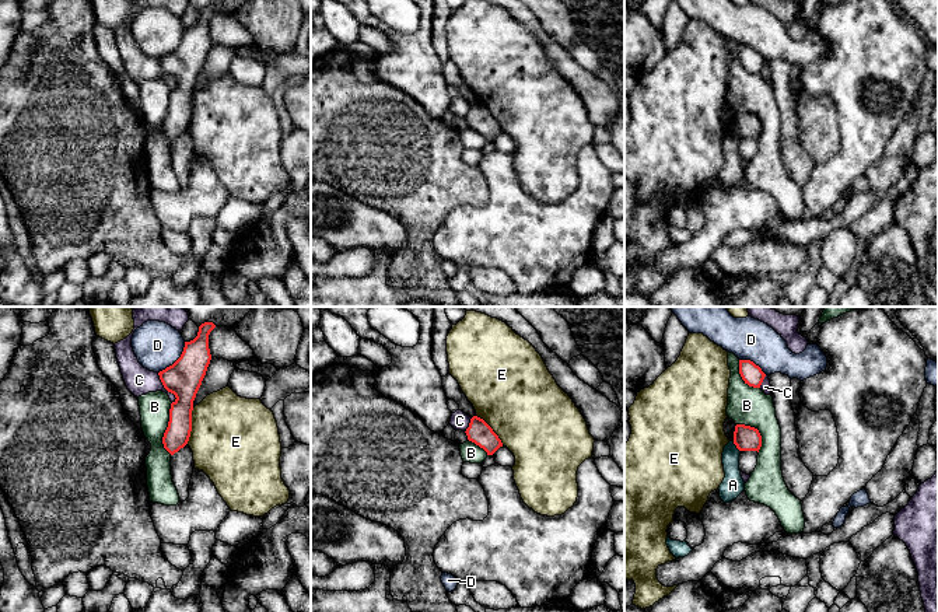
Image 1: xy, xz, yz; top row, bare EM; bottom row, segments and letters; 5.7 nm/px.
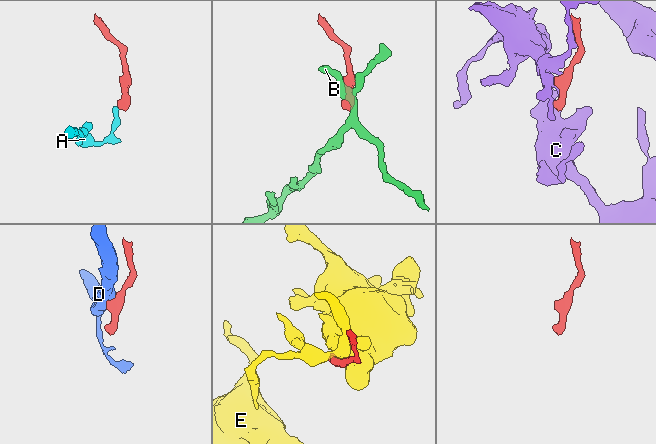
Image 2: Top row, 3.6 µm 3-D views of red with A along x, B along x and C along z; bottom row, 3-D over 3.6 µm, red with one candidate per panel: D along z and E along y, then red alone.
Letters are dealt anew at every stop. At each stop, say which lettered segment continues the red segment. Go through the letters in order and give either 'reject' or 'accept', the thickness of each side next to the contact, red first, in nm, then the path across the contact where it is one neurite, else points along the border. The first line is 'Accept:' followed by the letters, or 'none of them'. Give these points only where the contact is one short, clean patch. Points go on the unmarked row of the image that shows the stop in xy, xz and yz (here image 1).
Accept: none of them
A: reject | 140/130 nm | along yz (732, 128), (739, 137)
B: reject | 140/180 nm
C: reject | 200/160 nm
D: reject | 200/280 nm | along xy (185, 28), (182, 39), (158, 59)
E: reject | 170/480 nm

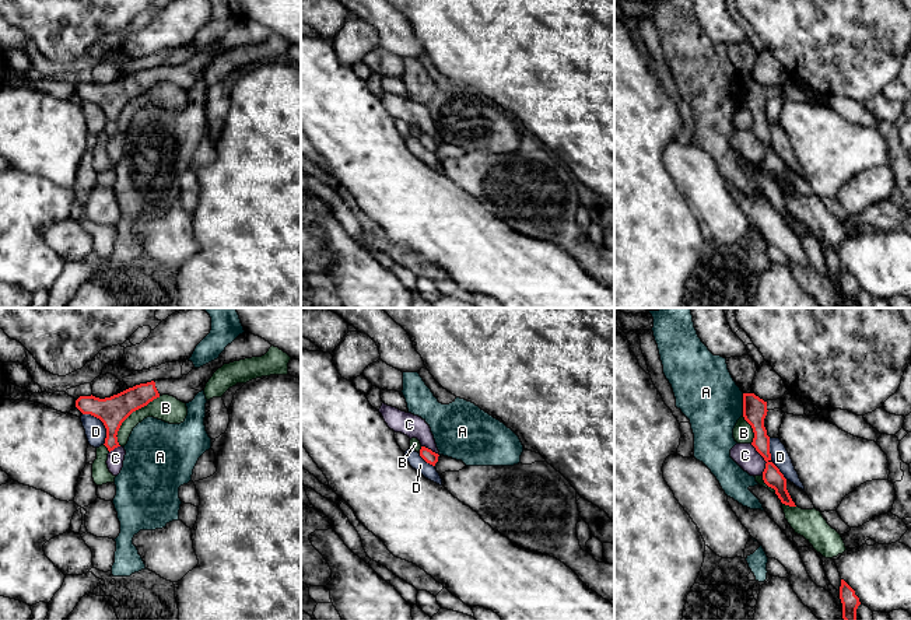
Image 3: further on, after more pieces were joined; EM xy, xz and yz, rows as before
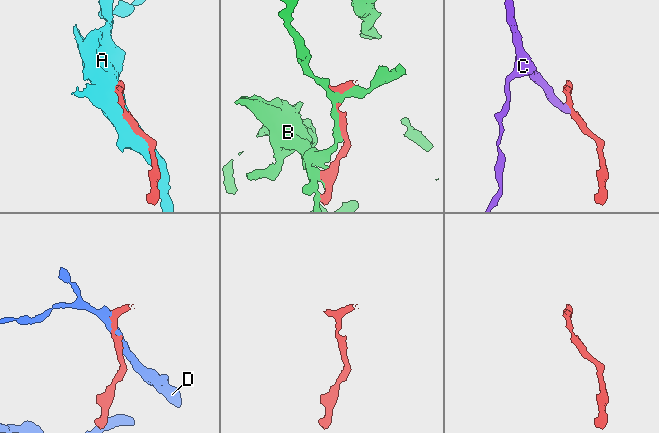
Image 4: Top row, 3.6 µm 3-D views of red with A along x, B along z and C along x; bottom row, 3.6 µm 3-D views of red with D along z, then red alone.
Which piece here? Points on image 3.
Accept: none of them
A: reject | 140/360 nm
B: reject | 170/150 nm
C: reject | 110/140 nm | along yz (750, 130), (766, 149), (763, 161)
D: reject | 170/120 nm | along xy (83, 100), (90, 100), (102, 109), (105, 115), (104, 130)

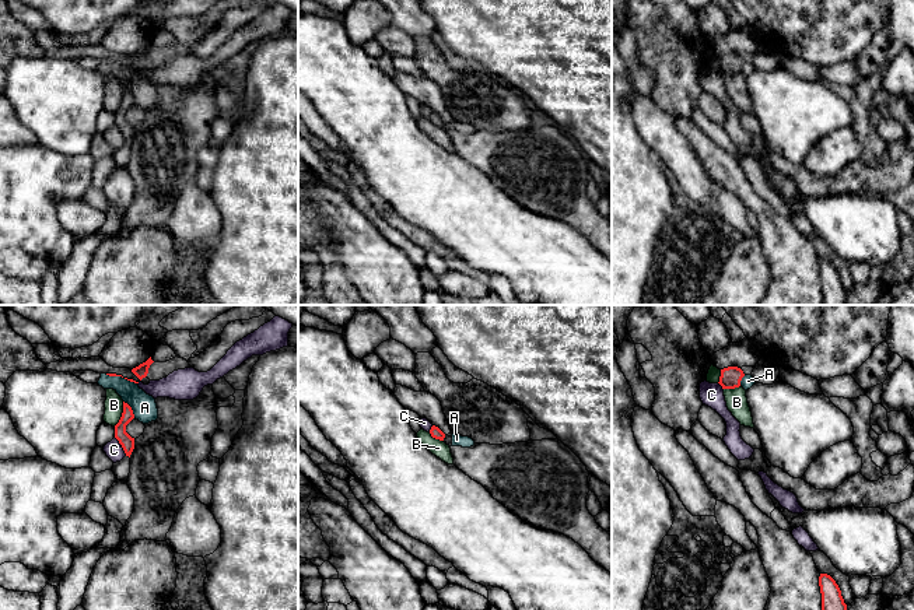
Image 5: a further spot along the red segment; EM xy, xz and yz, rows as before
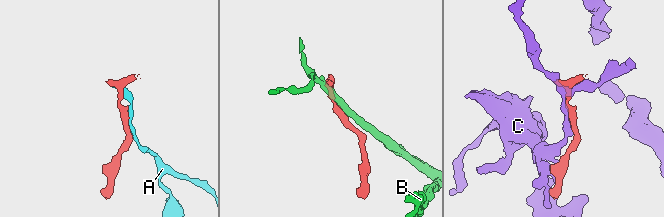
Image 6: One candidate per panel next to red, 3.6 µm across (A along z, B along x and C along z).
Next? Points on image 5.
Accept: none of them
A: reject | 80/140 nm
B: reject | 80/110 nm | along xy (123, 88), (121, 105), (114, 112)
C: reject | 80/100 nm

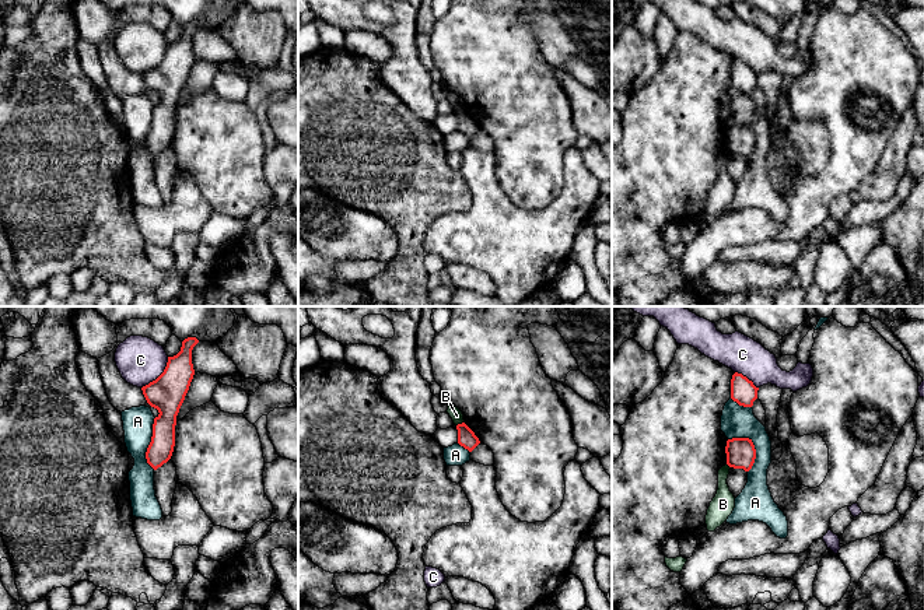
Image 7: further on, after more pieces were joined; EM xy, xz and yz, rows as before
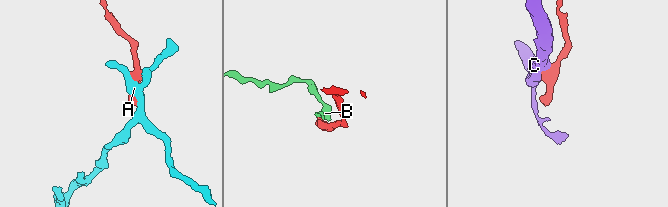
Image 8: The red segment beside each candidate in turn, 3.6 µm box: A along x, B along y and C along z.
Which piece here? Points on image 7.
Accept: none of them
A: reject | 170/190 nm
B: reject | 110/70 nm | along xz (464, 108), (457, 112)
C: reject | 200/280 nm | along xy (168, 44), (165, 55), (142, 74)

